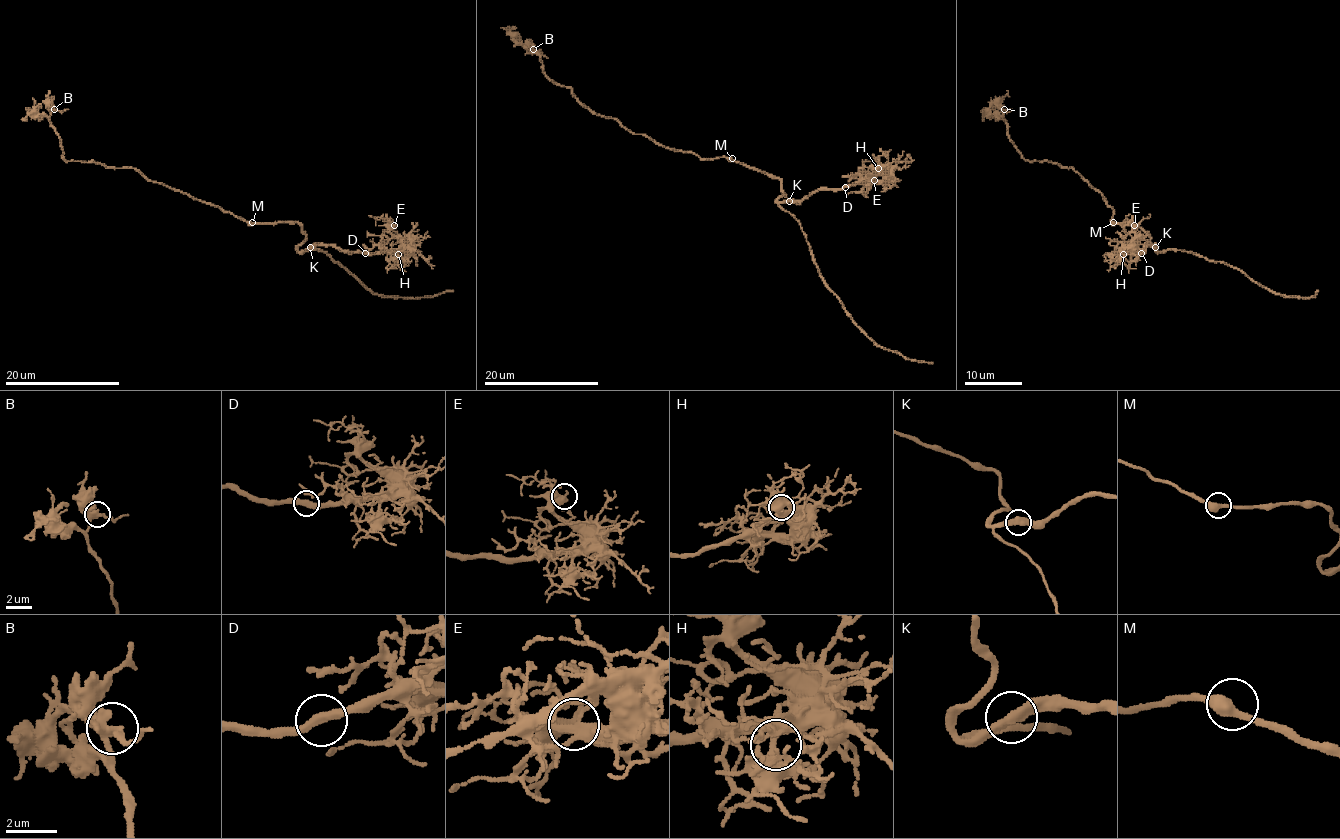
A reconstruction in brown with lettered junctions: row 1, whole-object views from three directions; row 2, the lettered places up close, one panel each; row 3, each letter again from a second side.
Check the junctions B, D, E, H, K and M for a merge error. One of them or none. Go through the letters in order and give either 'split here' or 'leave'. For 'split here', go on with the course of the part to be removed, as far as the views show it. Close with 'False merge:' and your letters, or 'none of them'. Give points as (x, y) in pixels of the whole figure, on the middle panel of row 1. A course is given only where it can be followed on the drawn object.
B: leave
D: leave
E: leave
H: leave
K: leave
M: leave
False merge: none of them

